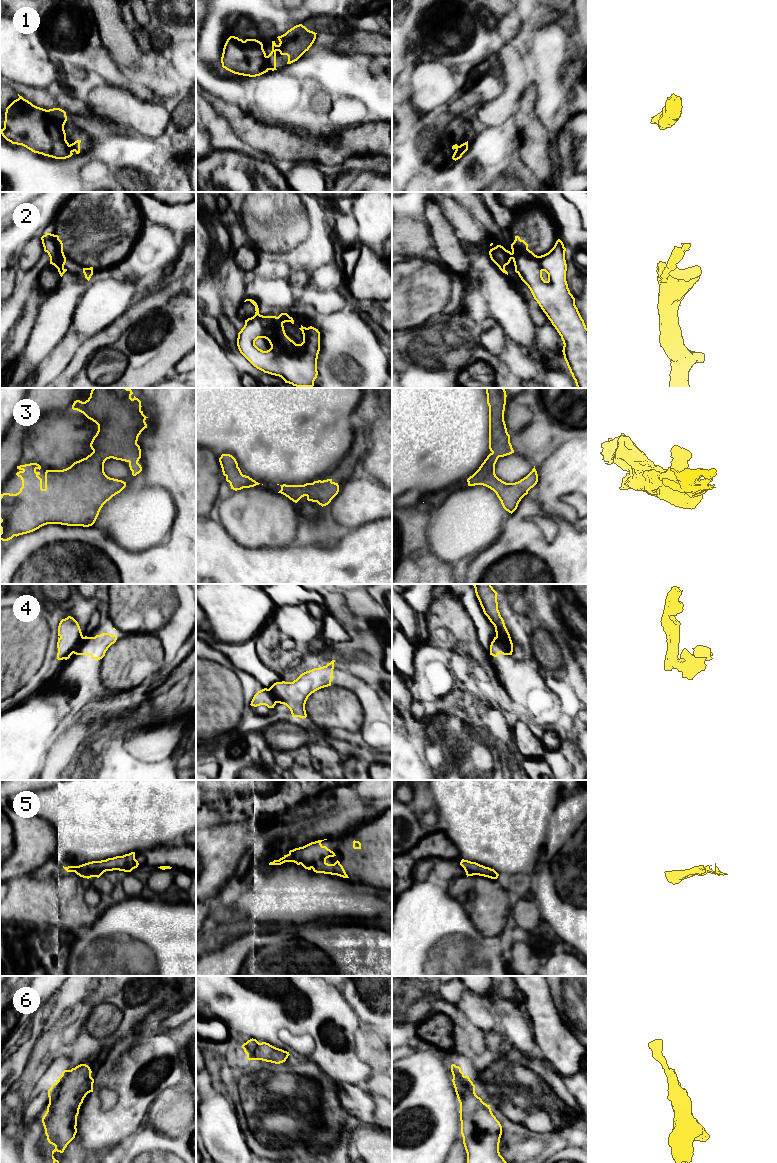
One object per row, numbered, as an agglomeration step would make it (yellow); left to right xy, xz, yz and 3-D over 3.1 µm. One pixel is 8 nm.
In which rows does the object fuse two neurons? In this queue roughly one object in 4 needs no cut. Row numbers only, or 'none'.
2, 4, 6

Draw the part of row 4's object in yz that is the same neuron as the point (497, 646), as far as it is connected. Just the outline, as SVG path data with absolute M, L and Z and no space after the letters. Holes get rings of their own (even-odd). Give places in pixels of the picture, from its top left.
M498 636L494 637L490 645L490 655L498 657L501 653L503 655L512 655L513 649L508 647Z

